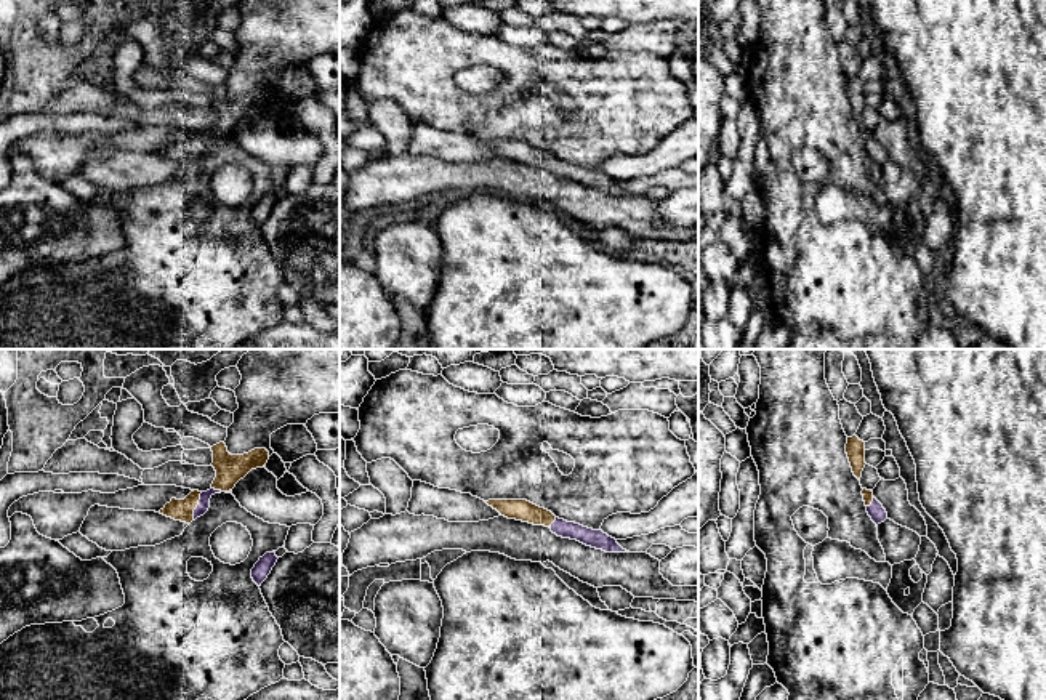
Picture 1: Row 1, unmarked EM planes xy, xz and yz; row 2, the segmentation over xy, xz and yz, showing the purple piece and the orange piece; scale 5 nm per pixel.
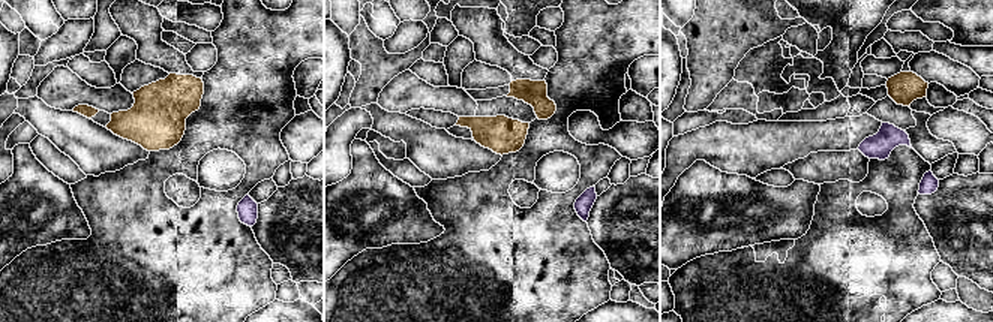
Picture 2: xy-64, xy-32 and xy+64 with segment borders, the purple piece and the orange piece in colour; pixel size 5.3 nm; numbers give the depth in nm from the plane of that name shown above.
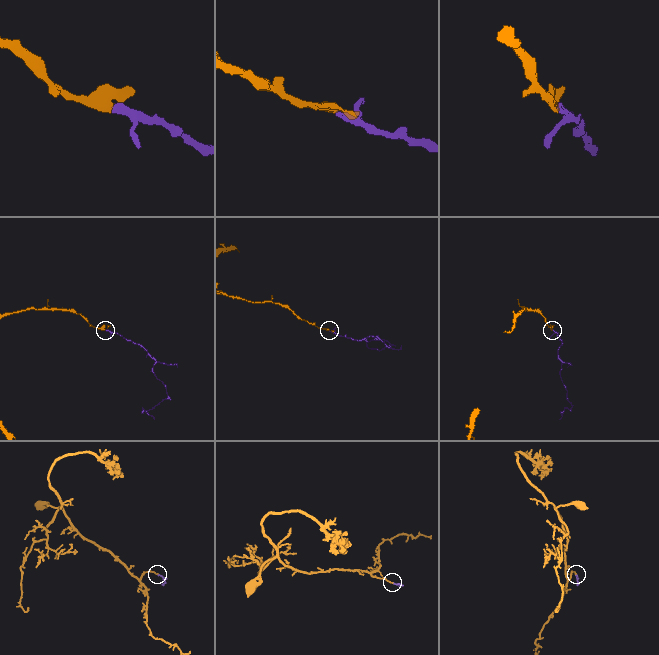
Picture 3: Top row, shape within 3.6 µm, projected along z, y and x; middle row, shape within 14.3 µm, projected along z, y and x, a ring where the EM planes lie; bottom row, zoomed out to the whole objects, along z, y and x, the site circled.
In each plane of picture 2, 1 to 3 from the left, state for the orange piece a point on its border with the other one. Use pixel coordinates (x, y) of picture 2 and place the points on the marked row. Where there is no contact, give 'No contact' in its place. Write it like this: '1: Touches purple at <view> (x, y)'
1: No contact
2: No contact
3: No contact

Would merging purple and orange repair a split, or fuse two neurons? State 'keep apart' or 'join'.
join

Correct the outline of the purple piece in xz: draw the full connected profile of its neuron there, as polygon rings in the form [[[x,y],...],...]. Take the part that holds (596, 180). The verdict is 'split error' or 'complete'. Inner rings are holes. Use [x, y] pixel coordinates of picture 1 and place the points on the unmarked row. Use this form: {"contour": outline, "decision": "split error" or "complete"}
{"contour": [[[489,141],[485,144],[508,160],[549,168],[557,178],[577,181],[605,194],[630,194],[602,171],[593,171],[580,165],[559,160],[551,152],[527,141]]], "decision": "split error"}

